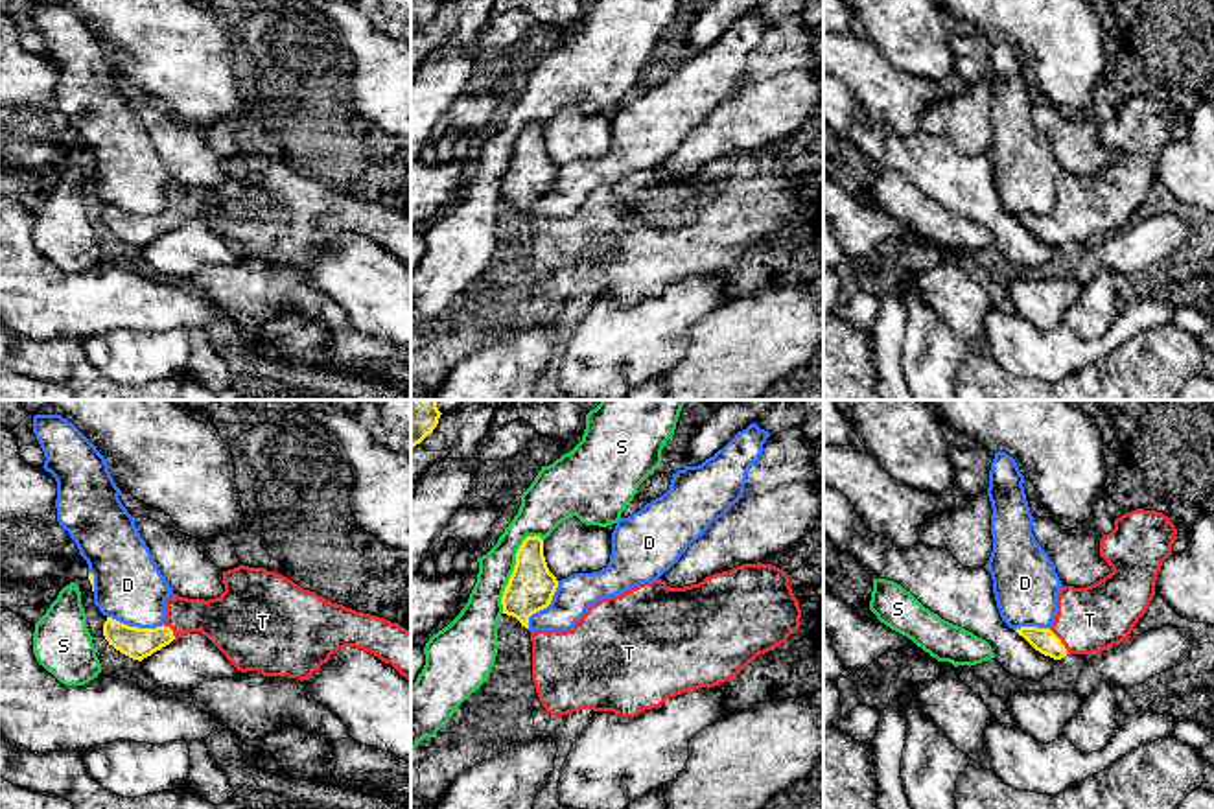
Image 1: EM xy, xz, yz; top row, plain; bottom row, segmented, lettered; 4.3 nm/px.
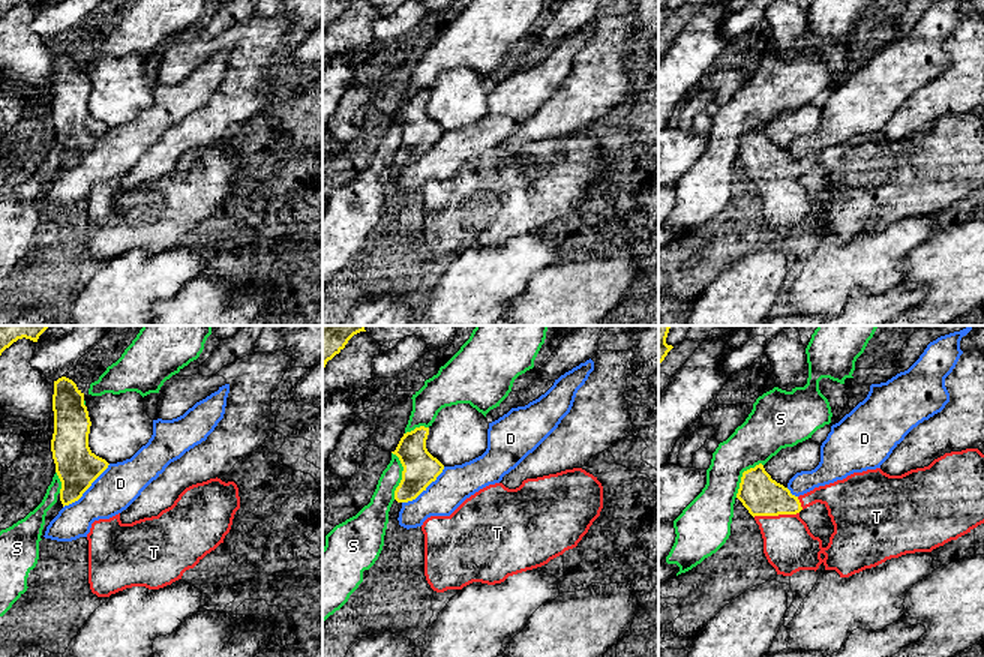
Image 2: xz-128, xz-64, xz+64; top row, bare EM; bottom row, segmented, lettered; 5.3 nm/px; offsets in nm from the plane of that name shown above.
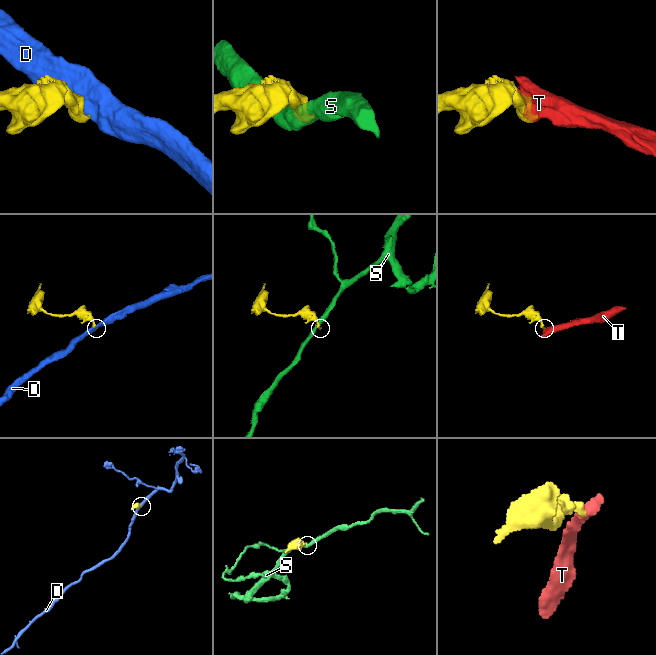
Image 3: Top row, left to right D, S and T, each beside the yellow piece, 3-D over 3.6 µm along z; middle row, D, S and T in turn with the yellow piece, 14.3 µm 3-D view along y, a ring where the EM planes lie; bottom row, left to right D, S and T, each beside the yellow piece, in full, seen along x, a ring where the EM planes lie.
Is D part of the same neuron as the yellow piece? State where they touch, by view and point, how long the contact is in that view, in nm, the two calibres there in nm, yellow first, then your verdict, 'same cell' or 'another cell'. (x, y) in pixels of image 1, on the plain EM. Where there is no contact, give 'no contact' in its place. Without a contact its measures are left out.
xy (135, 214) | 260 nm | 140/300 nm | another cell

